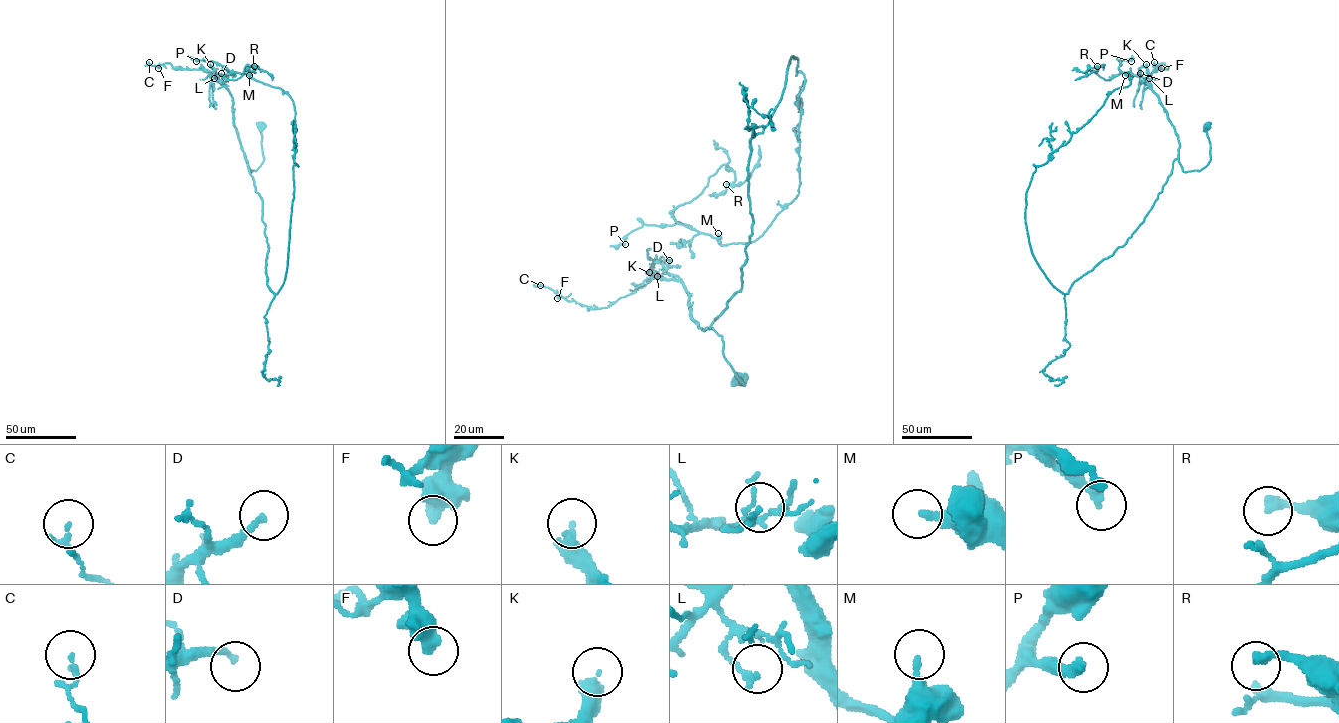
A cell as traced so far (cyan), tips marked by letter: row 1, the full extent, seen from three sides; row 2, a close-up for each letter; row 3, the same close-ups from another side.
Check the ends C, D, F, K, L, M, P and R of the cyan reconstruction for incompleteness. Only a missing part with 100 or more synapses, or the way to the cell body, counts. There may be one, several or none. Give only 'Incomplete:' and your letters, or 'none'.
Incomplete: K

